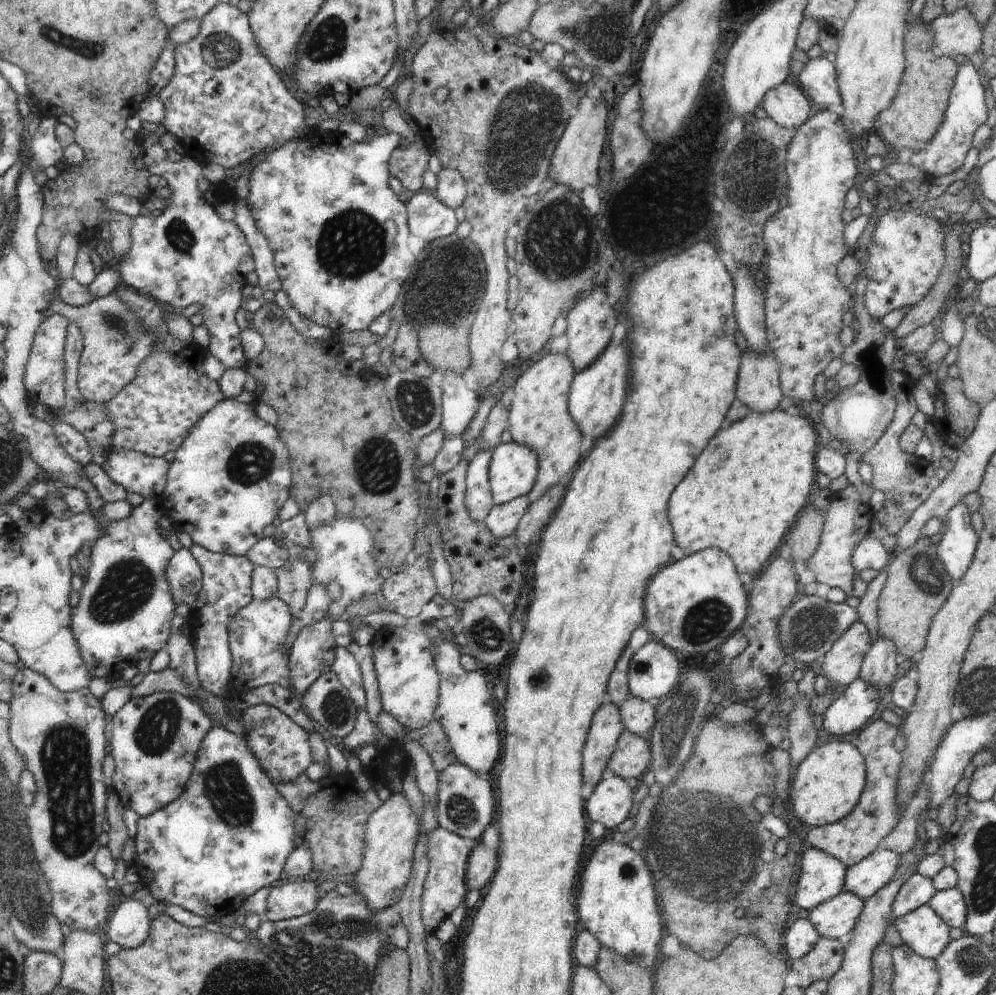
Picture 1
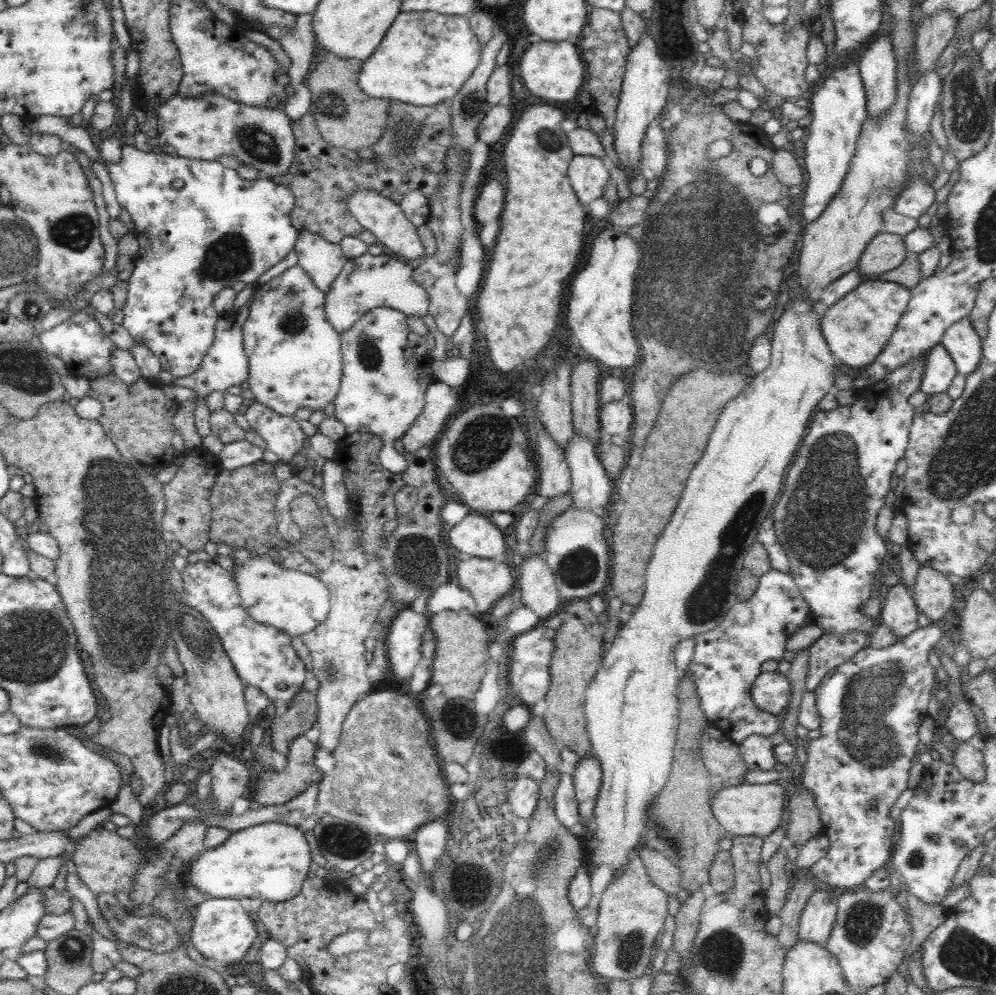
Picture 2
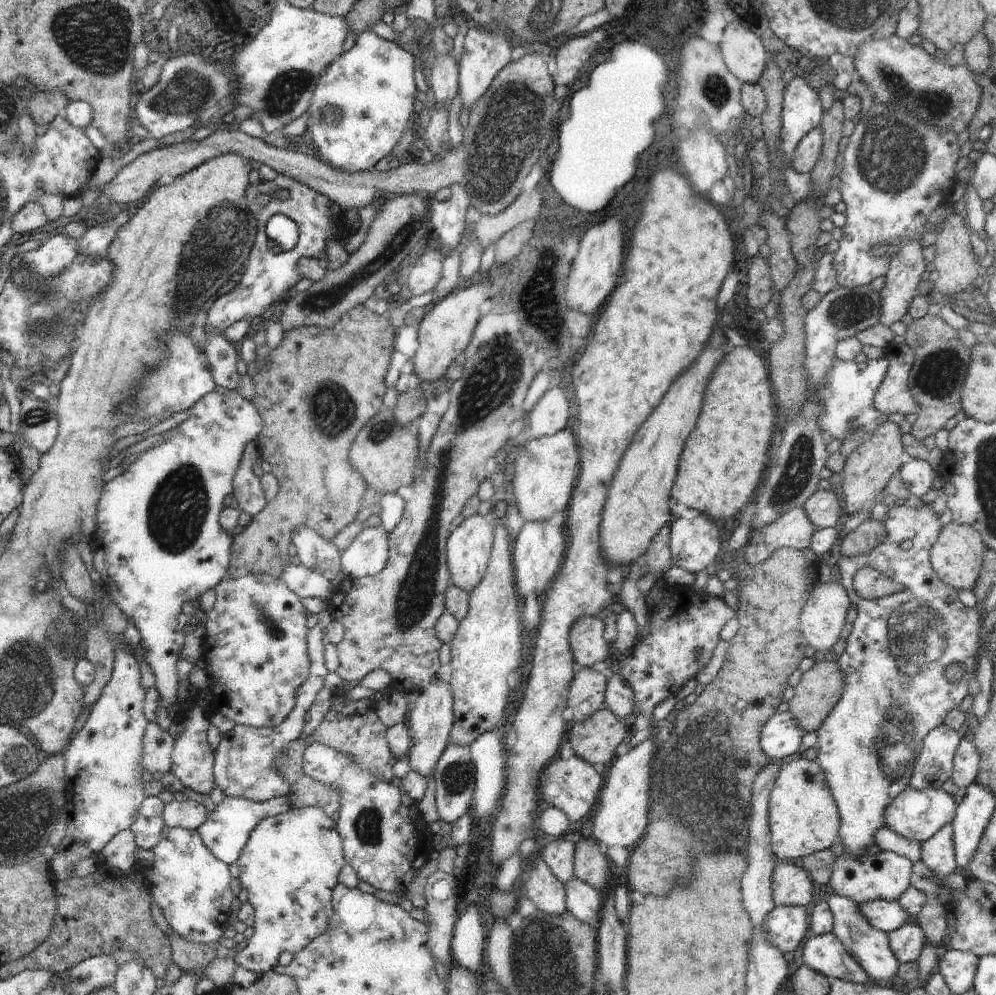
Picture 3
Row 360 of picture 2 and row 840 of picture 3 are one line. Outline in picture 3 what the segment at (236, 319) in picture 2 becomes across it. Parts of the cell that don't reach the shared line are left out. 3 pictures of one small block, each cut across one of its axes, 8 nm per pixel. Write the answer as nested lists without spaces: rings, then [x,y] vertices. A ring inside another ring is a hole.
[[[240,797],[225,798],[214,807],[214,810],[209,813],[209,818],[204,824],[198,828],[198,834],[204,843],[204,846],[220,860],[226,864],[234,864],[239,858],[240,853],[248,842],[250,833],[256,828],[265,818],[275,817],[276,815],[288,812],[292,808],[289,798],[276,797],[266,802],[249,801]]]

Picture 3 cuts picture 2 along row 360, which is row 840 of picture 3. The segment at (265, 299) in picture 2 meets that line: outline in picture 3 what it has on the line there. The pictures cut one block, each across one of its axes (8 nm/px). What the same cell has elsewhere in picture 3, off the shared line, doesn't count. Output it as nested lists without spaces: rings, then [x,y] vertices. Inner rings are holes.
[[[304,807],[291,808],[288,812],[265,818],[250,833],[246,846],[235,862],[239,868],[238,880],[248,892],[248,902],[254,909],[254,934],[249,943],[236,954],[236,964],[252,970],[256,974],[272,971],[278,965],[282,952],[298,954],[312,940],[329,928],[329,920],[334,914],[332,906],[333,888],[338,882],[338,875],[345,865],[342,837],[337,829],[337,823],[322,809]]]

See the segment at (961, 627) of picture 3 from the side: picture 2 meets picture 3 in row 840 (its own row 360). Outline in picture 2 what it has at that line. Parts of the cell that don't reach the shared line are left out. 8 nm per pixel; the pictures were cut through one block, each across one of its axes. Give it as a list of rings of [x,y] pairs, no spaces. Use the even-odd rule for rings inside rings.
[[[864,280],[854,290],[847,292],[836,304],[829,306],[821,318],[820,326],[822,334],[838,360],[849,367],[861,370],[865,365],[870,365],[883,351],[884,346],[895,331],[899,320],[904,316],[911,299],[911,291],[904,285],[892,282],[876,280]],[[854,300],[862,300],[868,304],[868,308],[876,314],[876,322],[858,322],[856,326],[848,326],[844,320],[844,308],[848,308]]]

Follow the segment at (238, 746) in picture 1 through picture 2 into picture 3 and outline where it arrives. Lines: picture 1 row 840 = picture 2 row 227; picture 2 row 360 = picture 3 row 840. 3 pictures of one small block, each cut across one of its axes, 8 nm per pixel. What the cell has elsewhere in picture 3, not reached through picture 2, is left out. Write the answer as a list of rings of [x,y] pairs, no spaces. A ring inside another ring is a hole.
[[[164,827],[160,842],[151,851],[154,863],[148,868],[147,884],[152,896],[174,933],[189,943],[211,945],[223,939],[229,926],[232,877],[229,864],[216,858],[202,842],[197,830]]]

